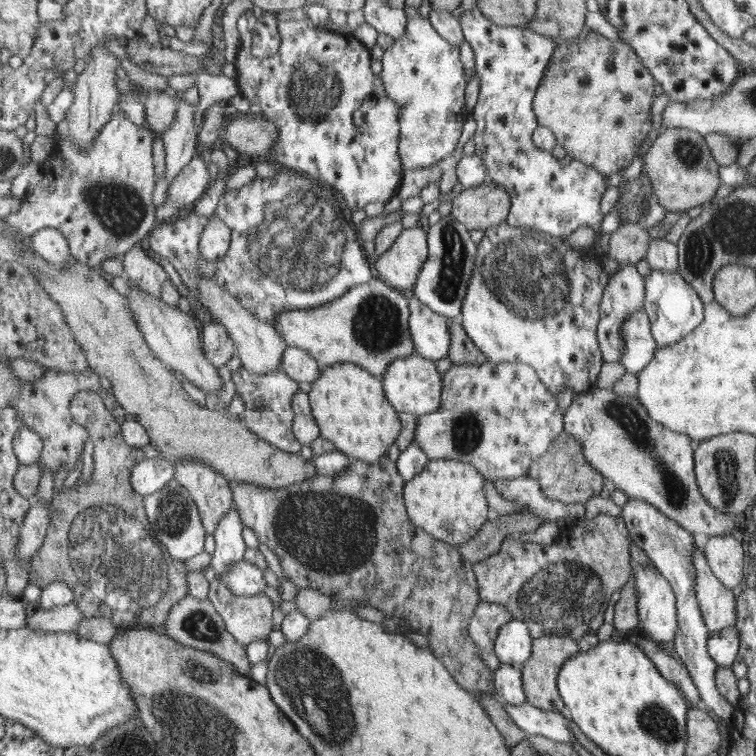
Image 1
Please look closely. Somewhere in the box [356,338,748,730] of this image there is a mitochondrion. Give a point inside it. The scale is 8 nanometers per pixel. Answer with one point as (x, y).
(566, 591)

